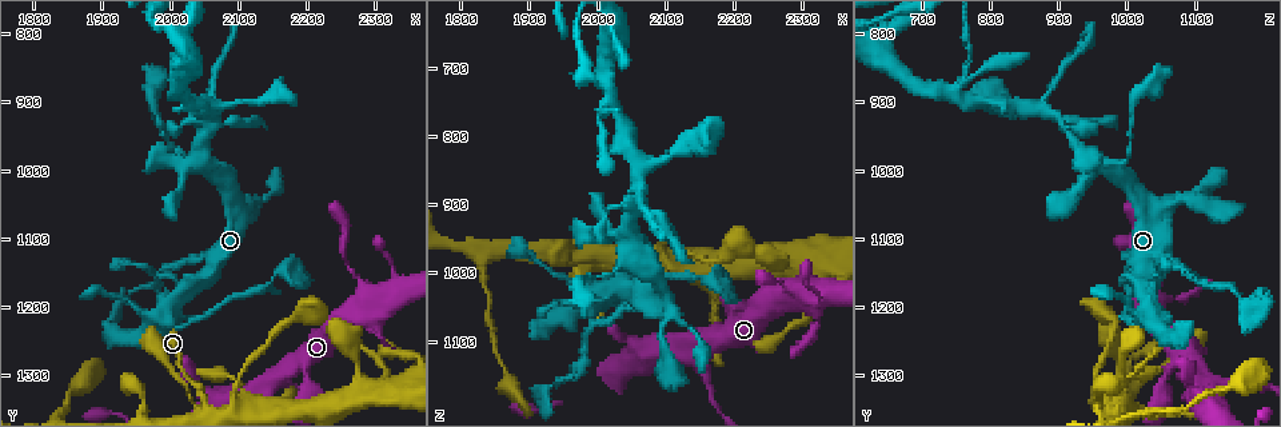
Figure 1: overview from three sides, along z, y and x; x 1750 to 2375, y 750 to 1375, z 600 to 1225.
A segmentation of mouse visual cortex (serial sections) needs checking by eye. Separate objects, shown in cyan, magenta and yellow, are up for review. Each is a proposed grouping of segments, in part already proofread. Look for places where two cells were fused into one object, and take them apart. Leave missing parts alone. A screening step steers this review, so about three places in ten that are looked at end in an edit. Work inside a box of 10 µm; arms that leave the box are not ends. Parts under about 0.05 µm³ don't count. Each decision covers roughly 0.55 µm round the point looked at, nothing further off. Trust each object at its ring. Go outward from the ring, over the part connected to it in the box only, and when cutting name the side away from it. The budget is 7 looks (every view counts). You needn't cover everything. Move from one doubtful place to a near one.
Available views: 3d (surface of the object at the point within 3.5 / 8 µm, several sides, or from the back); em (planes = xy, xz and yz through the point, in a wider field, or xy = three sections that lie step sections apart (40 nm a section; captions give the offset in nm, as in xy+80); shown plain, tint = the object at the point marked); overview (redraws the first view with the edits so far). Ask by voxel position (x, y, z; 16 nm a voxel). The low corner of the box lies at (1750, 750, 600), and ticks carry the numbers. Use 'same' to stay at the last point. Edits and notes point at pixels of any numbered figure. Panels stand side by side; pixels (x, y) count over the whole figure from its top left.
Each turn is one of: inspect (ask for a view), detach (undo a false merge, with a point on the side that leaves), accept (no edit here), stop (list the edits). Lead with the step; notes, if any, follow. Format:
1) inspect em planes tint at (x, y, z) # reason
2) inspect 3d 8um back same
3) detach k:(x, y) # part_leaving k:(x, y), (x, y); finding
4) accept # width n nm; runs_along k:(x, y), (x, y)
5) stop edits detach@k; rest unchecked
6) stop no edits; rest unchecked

inspect 3d 8um at (2060, 940, 905) # three arms meet

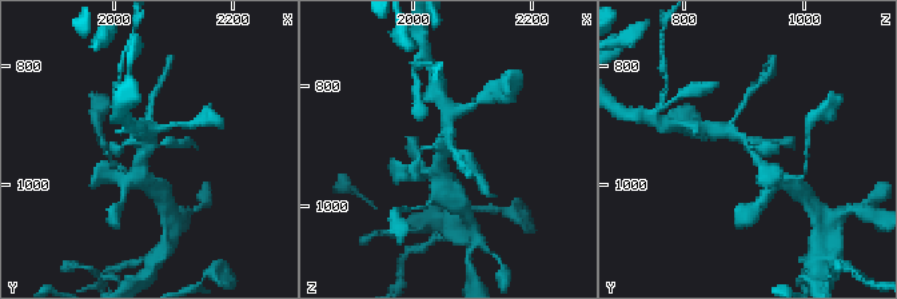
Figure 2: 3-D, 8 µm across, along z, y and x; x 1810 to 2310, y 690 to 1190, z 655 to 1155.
inspect 3d 3.5um back same # closer look

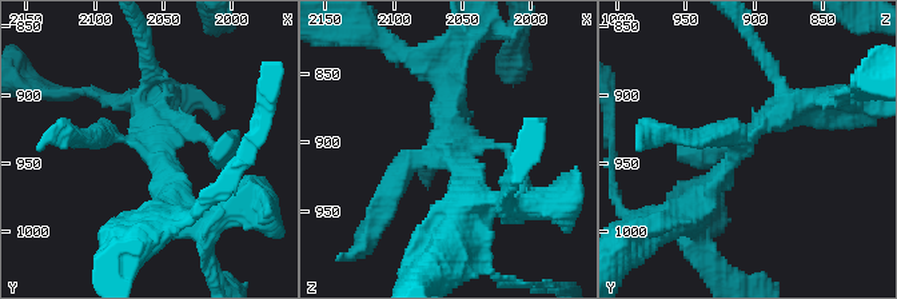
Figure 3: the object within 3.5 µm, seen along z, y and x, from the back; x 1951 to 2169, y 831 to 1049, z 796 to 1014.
inspect em xy step 5 tint at (2060, 934, 906) # now the EM

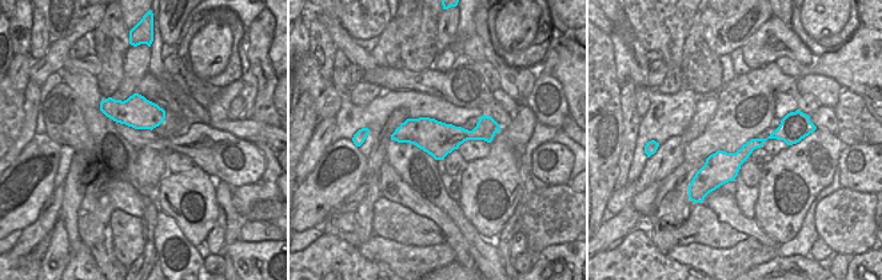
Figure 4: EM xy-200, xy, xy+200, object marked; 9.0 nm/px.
accept # continuous, no second cell

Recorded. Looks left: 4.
inspect em xy step 5 tint at (2135, 1045, 1075) # a narrow waist

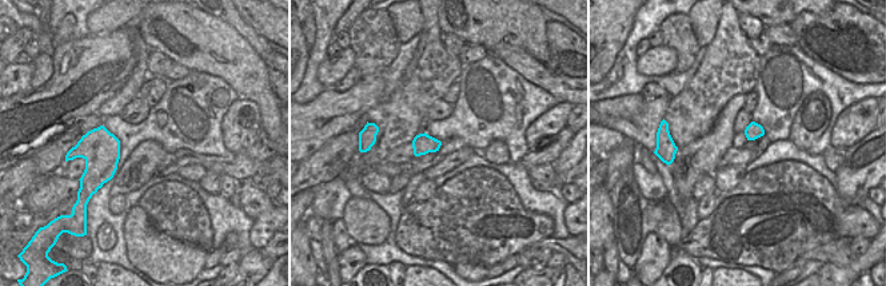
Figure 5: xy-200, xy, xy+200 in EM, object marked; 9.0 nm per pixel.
inspect 3d 3.5um same

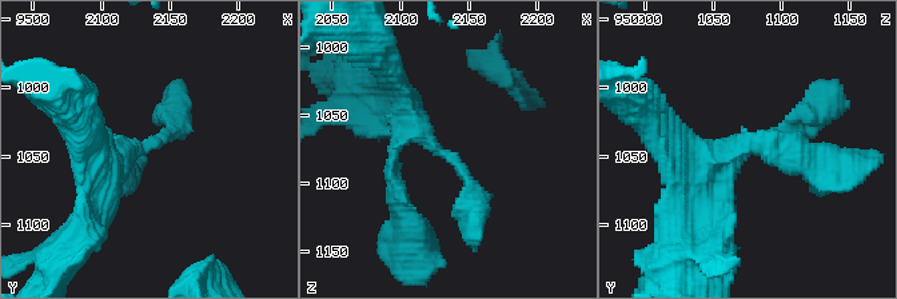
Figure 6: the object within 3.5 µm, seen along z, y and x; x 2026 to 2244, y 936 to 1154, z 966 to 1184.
accept # arm_widths 250, 350 nm; runs_along 6:(694, 179), (725, 154), (821, 112); one cell here

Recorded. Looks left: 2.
inspect em planes tint at (2145, 1160, 1005) # thin neck

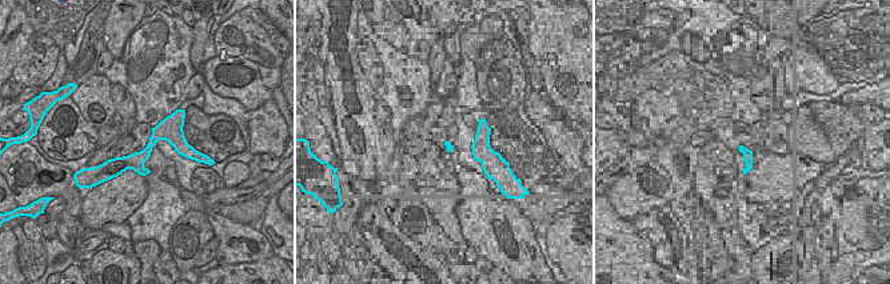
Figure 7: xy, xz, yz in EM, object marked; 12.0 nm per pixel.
inspect 3d 3.5um same # wider look

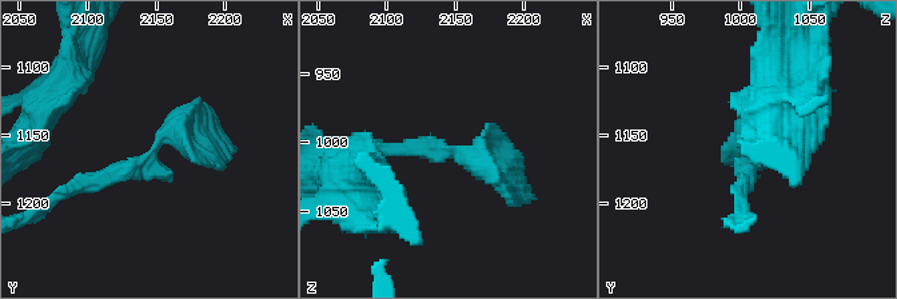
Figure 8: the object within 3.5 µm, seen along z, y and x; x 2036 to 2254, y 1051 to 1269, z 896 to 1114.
accept # all the same cell

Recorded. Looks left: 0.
stop no edits; rest unchecked

